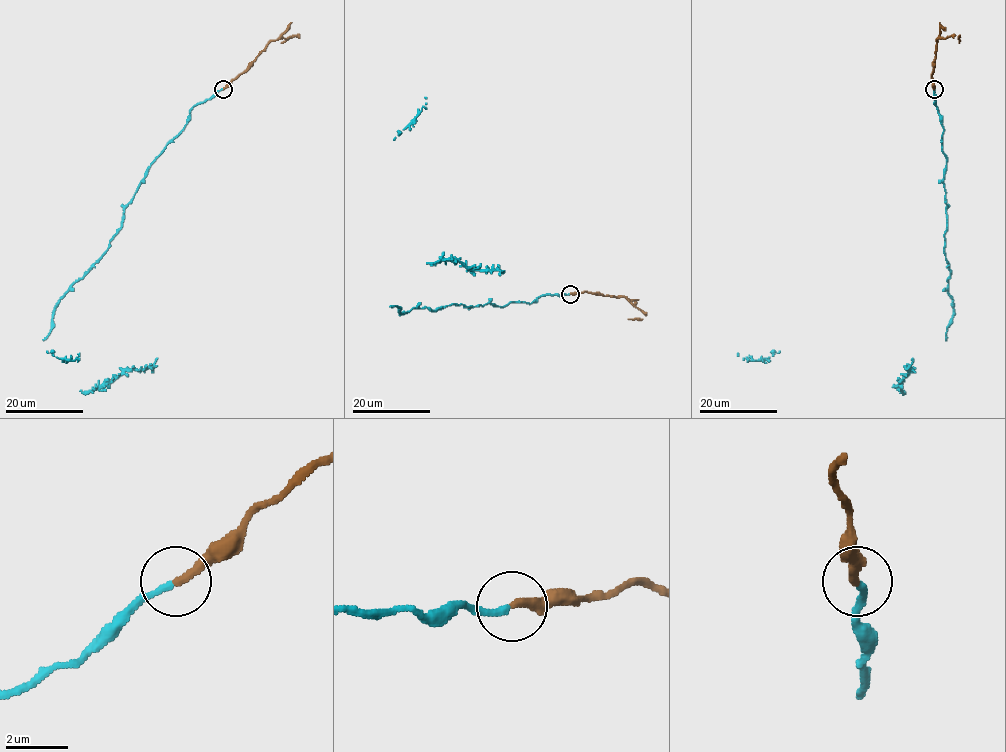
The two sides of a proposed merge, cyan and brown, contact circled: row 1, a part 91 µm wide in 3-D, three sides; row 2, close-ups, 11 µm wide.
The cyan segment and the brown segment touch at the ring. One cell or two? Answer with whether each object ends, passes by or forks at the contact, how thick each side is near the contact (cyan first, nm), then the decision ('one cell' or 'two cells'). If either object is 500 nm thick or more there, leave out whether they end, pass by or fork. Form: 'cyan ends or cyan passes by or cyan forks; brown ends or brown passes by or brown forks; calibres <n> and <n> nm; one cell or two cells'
cyan ends; brown ends; calibres 240 and 280 nm; two cells

